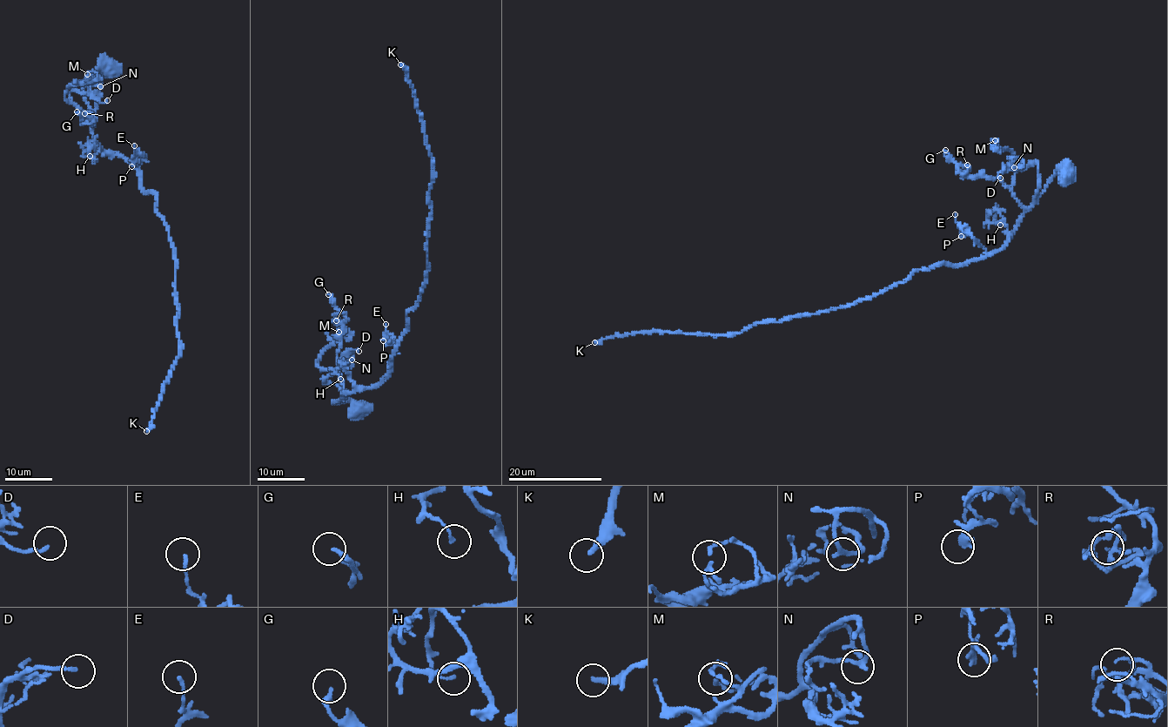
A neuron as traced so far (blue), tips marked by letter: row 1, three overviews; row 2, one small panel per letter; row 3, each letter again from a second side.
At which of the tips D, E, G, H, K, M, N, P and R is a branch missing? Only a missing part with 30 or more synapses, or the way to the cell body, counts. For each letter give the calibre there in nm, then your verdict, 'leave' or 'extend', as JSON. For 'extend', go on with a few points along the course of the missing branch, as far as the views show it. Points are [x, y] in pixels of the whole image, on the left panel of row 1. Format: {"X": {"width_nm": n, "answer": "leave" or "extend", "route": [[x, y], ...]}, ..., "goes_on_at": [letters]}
{"D": {"width_nm": 150, "answer": "leave"}, "E": {"width_nm": 120, "answer": "leave"}, "G": {"width_nm": 200, "answer": "leave"}, "H": {"width_nm": 120, "answer": "leave"}, "K": {"width_nm": 260, "answer": "extend"}, "M": {"width_nm": 170, "answer": "leave"}, "N": {"width_nm": 170, "answer": "leave"}, "P": {"width_nm": 180, "answer": "leave"}, "R": {"width_nm": 140, "answer": "leave"}, "goes_on_at": ["K"]}

